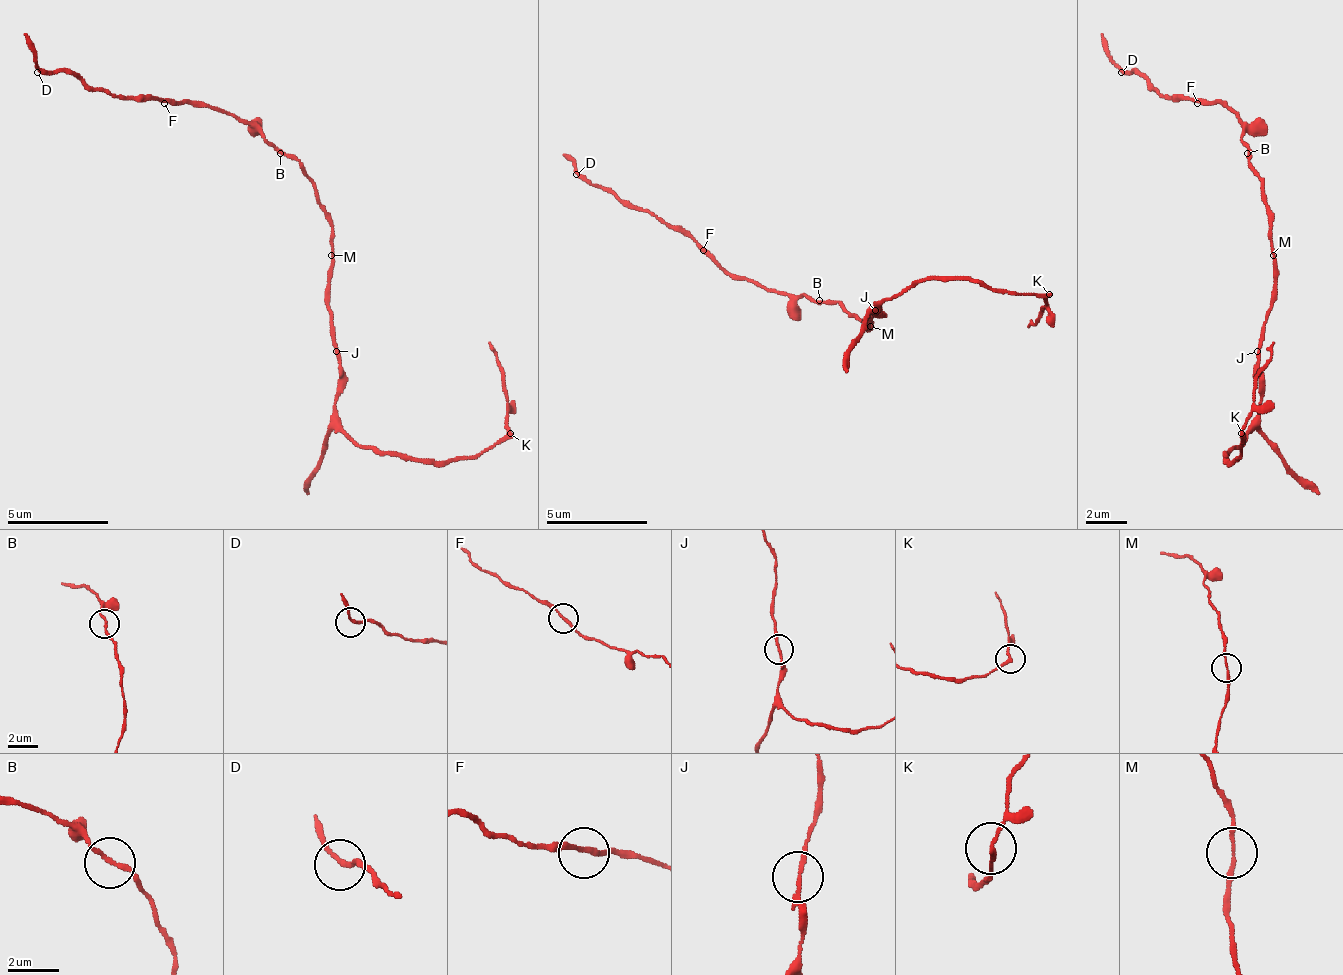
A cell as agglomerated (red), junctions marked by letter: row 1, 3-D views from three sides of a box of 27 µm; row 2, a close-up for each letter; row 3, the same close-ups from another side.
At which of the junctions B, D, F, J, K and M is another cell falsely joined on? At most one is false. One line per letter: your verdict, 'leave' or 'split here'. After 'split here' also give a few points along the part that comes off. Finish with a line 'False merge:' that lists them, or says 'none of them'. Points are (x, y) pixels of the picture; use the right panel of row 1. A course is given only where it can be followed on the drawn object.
B: leave
D: leave
F: leave
J: leave
K: split here; course (1242, 432), (1273, 341)
M: leave
False merge: K

